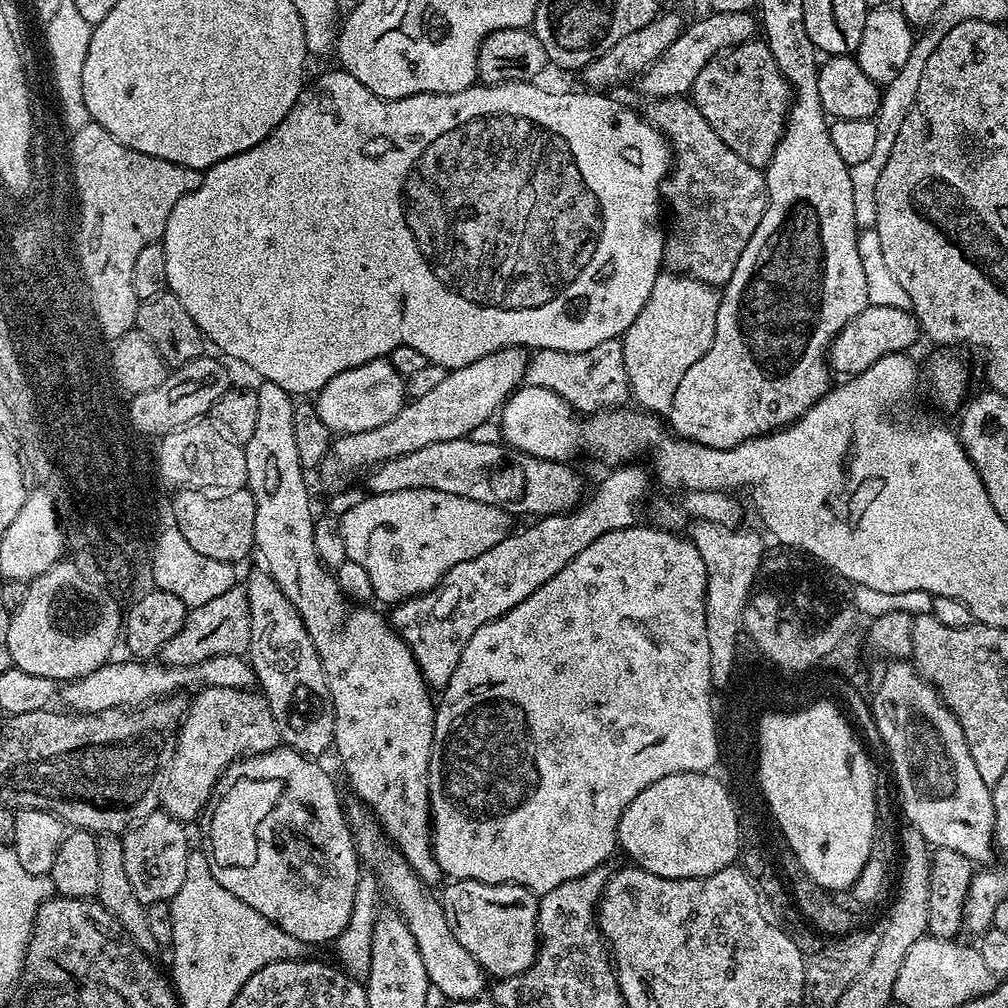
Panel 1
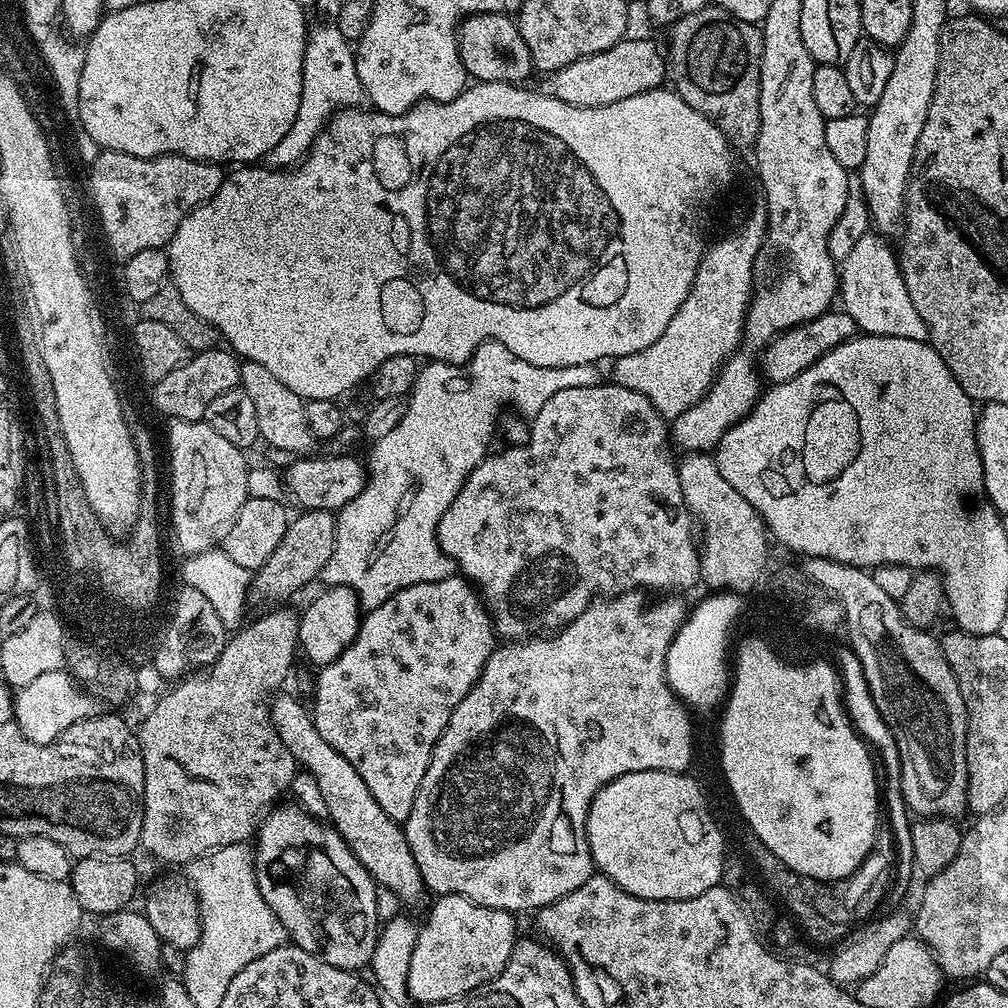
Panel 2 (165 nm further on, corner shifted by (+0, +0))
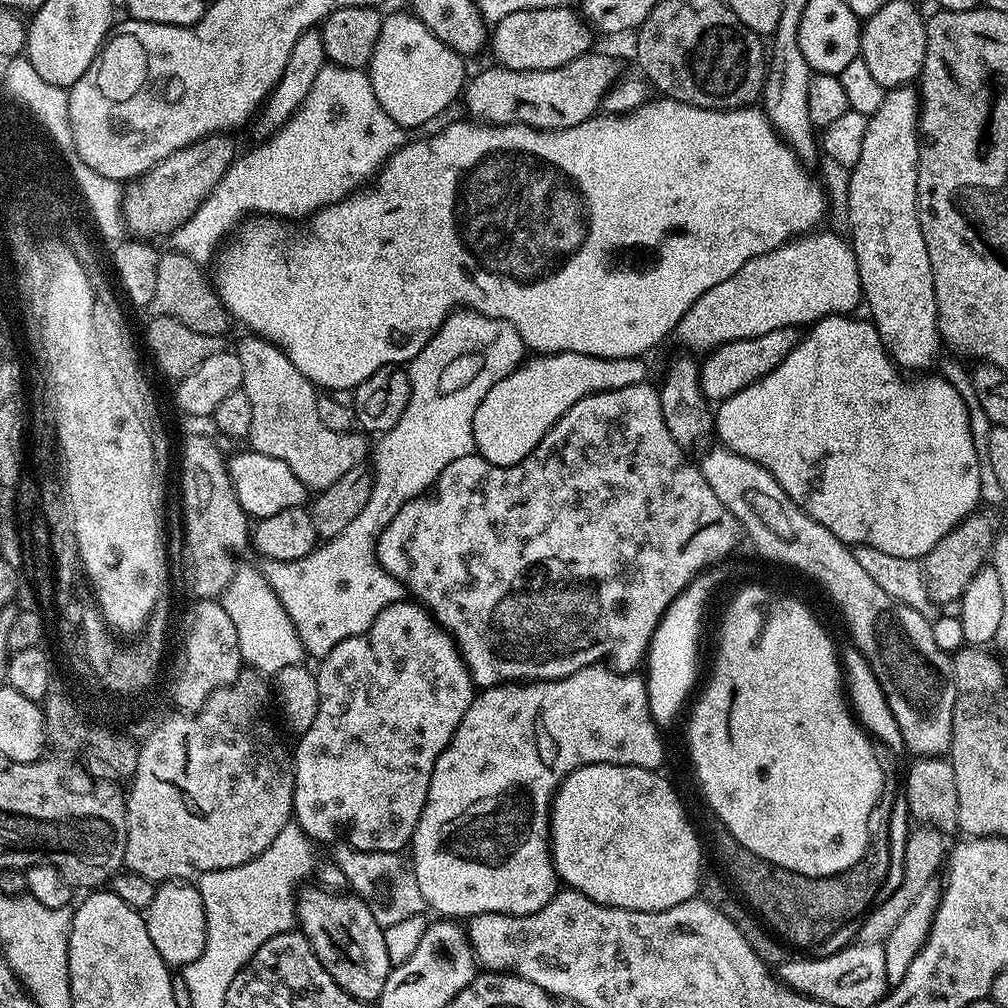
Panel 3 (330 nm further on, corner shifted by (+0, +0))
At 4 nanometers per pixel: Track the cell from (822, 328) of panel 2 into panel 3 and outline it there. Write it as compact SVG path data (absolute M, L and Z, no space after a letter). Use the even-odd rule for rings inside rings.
M779 328L770 330L770 334L762 334L758 338L742 338L738 342L726 342L713 348L703 357L704 364L702 360L699 365L700 390L704 399L719 402L746 390L746 386L758 382L763 376L770 374L770 370L777 368L801 339L801 333L797 329Z

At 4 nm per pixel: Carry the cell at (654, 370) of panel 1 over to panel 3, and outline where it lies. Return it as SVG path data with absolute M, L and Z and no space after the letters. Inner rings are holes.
M819 231L817 234L805 234L796 237L795 240L778 246L774 250L770 250L766 254L762 254L758 258L750 258L750 262L746 262L746 266L742 266L742 270L738 270L730 278L726 278L726 282L718 282L718 286L714 286L714 290L706 290L706 294L702 294L702 298L698 298L698 302L694 302L694 306L690 306L690 310L686 310L686 314L680 319L678 325L678 333L680 332L680 340L688 348L693 348L699 354L707 354L713 348L722 346L726 342L738 342L742 338L758 338L762 334L770 334L770 330L778 330L779 328L795 328L799 329L800 324L803 326L811 326L818 320L824 320L827 316L843 316L845 314L855 313L856 307L861 307L862 293L860 290L860 279L858 278L858 262L856 255L852 249L851 243L847 239L844 240L840 236L835 236L832 232Z

